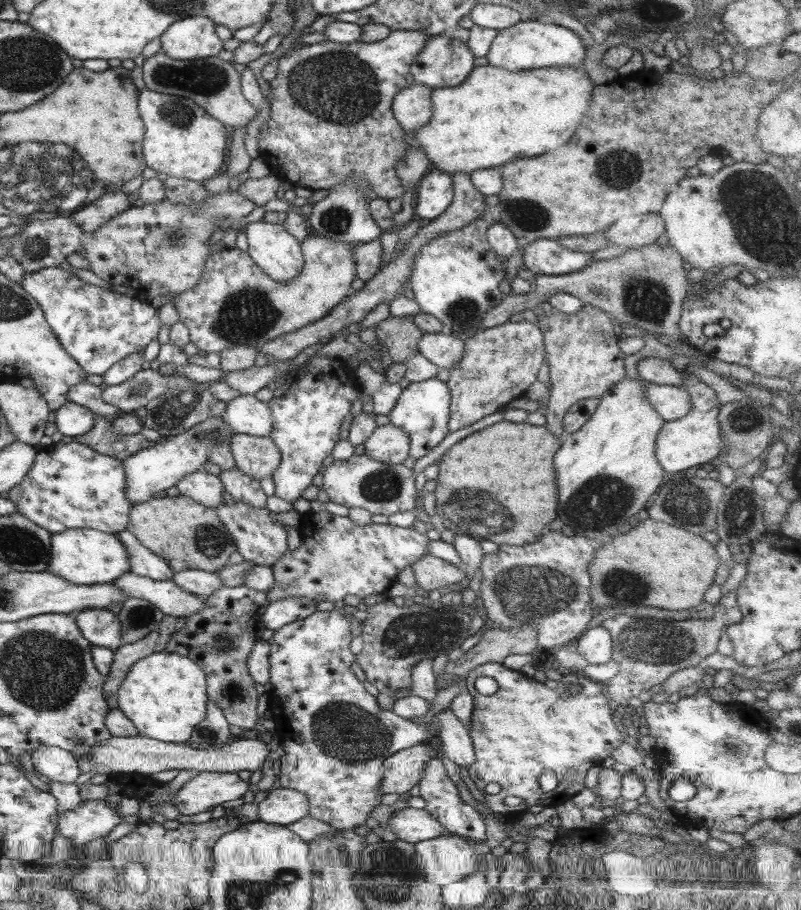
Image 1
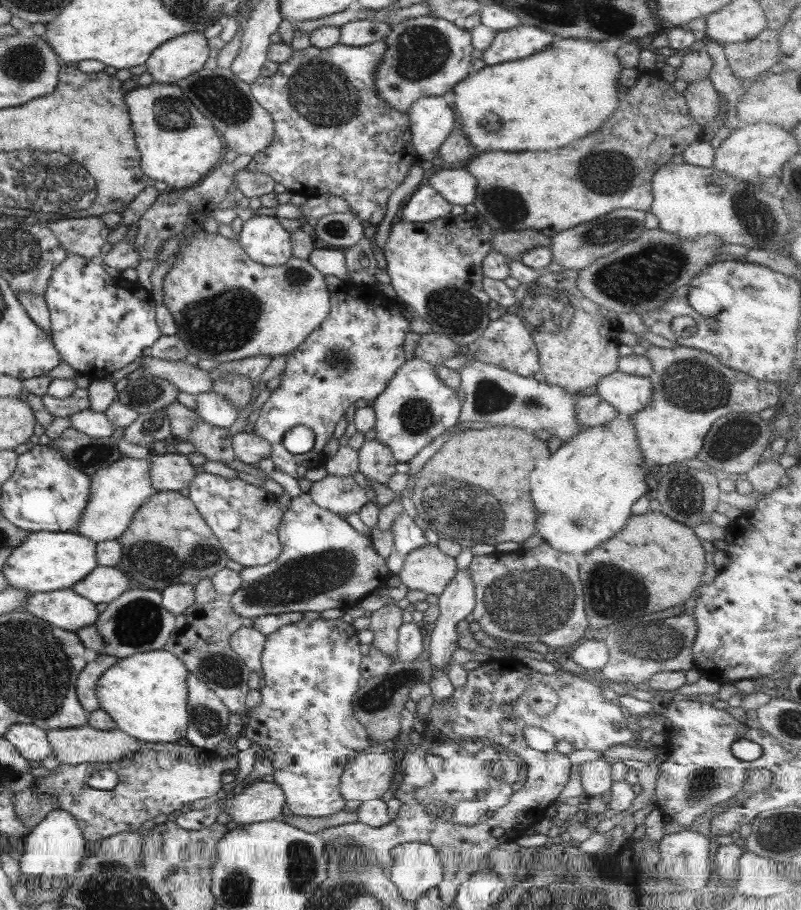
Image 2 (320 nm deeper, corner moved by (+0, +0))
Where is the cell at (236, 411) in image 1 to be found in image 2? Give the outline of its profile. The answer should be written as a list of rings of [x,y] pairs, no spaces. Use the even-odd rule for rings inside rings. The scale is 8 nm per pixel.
[[[212,390],[194,396],[196,414],[205,422],[216,427],[229,428],[238,410],[226,399]]]

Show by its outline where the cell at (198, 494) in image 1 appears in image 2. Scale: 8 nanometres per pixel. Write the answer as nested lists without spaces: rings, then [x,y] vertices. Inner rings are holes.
[[[158,448],[150,454],[148,475],[153,491],[178,491],[187,488],[195,475],[193,466],[181,453],[161,452]]]

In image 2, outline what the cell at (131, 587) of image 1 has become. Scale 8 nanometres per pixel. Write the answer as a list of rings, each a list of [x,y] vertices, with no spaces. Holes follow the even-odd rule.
[[[95,566],[87,576],[74,583],[70,590],[96,605],[111,603],[125,590],[133,587],[132,581],[114,567]]]

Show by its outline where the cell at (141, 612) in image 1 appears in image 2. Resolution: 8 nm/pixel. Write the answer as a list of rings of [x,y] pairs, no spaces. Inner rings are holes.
[[[140,587],[125,590],[115,601],[107,604],[94,622],[102,640],[99,653],[123,659],[136,652],[159,650],[174,629],[175,619],[175,615],[163,608],[159,591]]]

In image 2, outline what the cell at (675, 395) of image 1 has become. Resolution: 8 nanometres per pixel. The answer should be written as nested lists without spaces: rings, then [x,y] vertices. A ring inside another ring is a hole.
[[[610,372],[597,379],[595,390],[597,396],[615,408],[620,416],[631,417],[650,403],[651,383],[648,377]]]

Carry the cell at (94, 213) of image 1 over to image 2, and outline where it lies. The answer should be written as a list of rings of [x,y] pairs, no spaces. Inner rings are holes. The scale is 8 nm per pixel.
[[[97,216],[57,219],[55,222],[48,221],[45,225],[67,254],[91,260],[101,255],[101,246],[105,244],[110,231]]]

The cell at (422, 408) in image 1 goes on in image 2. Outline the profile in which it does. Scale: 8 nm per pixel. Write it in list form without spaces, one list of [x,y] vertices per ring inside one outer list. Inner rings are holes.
[[[411,357],[373,400],[375,439],[389,448],[396,462],[408,463],[423,446],[458,422],[460,403],[456,390],[449,388],[438,376],[434,366]]]

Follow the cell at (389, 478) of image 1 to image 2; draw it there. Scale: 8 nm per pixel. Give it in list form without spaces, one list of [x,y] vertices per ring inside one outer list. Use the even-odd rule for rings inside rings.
[[[331,475],[312,482],[307,491],[309,498],[319,505],[319,508],[343,516],[356,513],[367,503],[375,504],[375,493],[372,493],[374,493],[372,489],[369,492],[363,491],[351,476]]]

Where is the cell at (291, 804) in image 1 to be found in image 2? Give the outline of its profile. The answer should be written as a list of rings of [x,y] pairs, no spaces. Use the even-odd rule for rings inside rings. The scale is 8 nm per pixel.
[[[250,782],[239,794],[228,794],[221,806],[221,813],[225,813],[233,822],[251,824],[266,820],[278,820],[282,806],[285,804],[282,790],[274,782]]]

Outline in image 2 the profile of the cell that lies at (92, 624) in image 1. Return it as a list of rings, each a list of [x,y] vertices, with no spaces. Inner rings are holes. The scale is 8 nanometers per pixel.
[[[70,589],[31,593],[23,602],[23,611],[69,632],[95,622],[98,615],[95,605]]]

